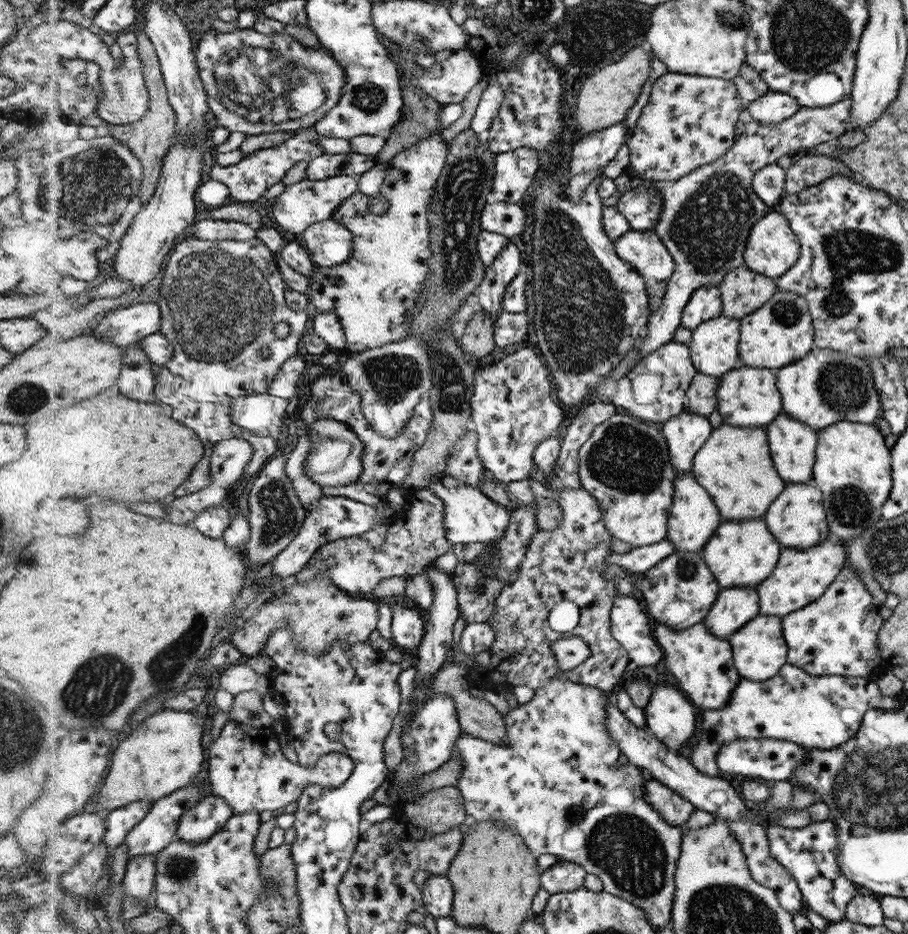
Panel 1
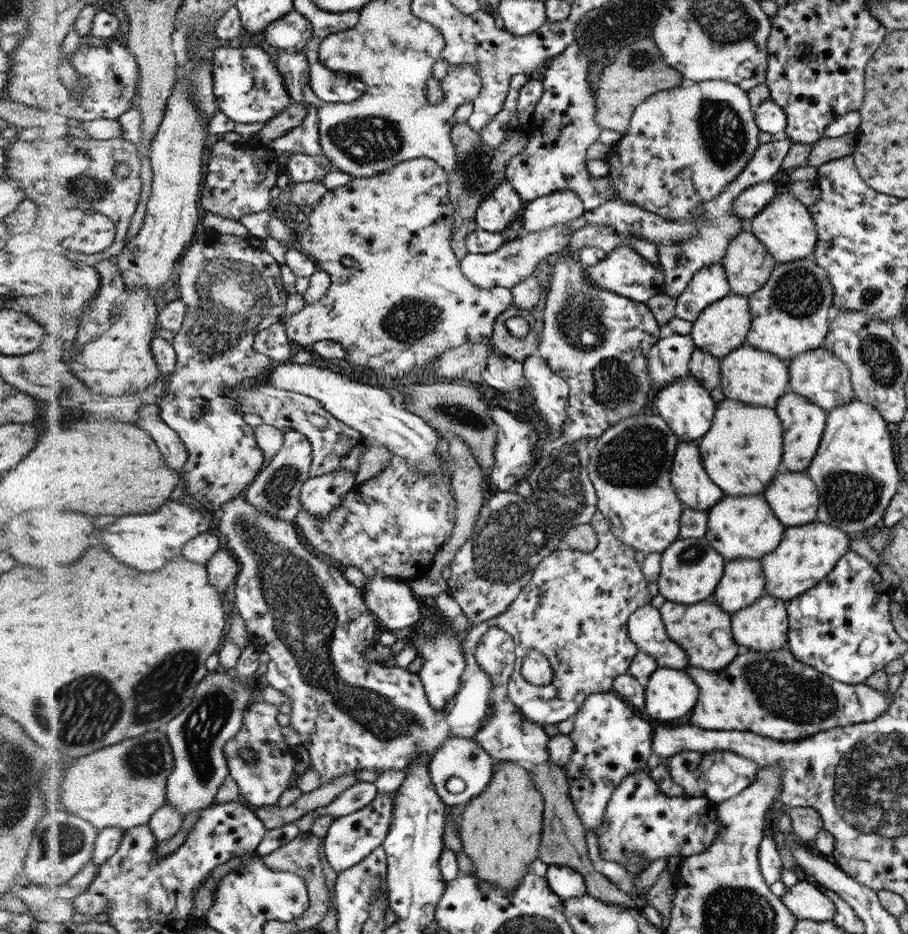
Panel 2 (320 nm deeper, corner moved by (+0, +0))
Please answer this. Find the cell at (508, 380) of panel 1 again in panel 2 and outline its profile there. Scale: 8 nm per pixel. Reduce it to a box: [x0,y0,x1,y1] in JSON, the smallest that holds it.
[490,406,538,492]

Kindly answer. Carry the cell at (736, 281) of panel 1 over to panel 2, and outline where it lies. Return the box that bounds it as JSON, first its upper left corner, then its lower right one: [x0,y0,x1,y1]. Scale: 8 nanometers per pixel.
[721,227,777,297]

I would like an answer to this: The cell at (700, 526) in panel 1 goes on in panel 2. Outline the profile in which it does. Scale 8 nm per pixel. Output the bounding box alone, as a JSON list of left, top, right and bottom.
[671,441,726,511]

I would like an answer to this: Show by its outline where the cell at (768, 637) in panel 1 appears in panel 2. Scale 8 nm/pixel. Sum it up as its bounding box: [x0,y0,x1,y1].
[732,594,788,652]

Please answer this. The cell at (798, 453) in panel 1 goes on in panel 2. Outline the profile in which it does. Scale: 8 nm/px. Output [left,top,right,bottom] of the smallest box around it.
[774,392,828,472]

